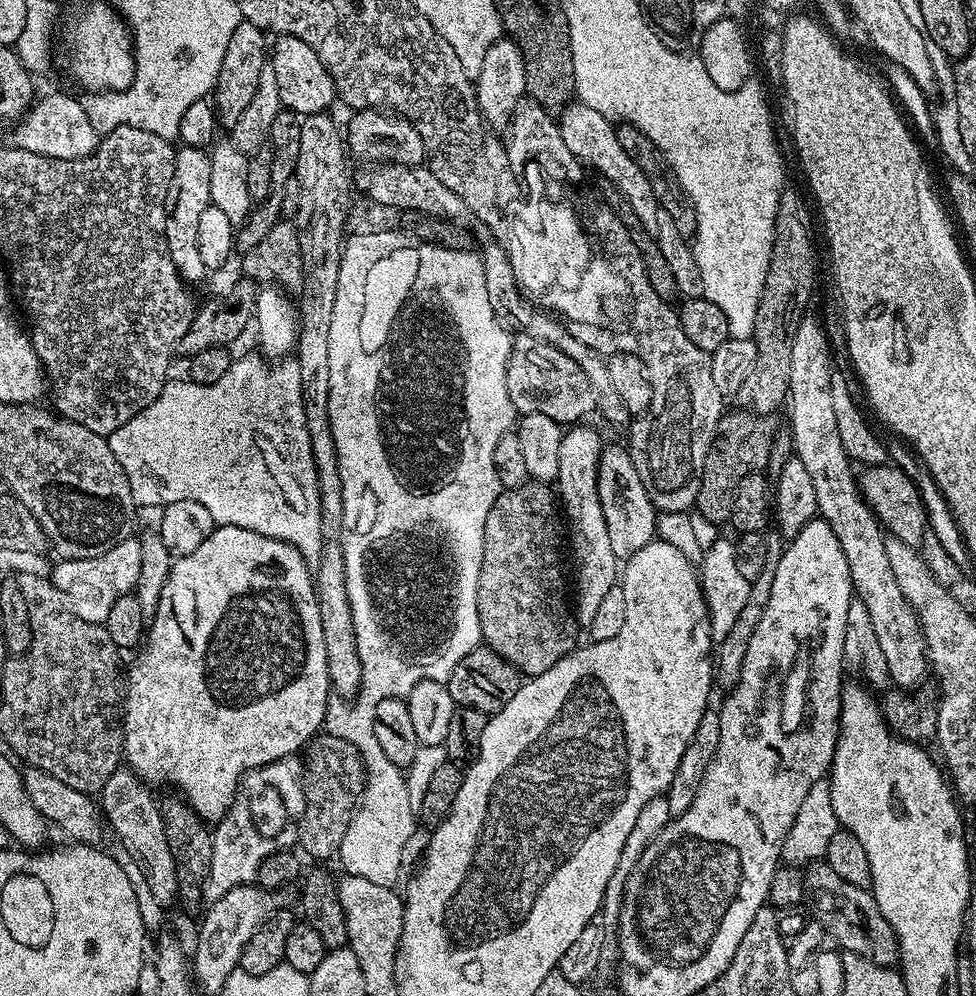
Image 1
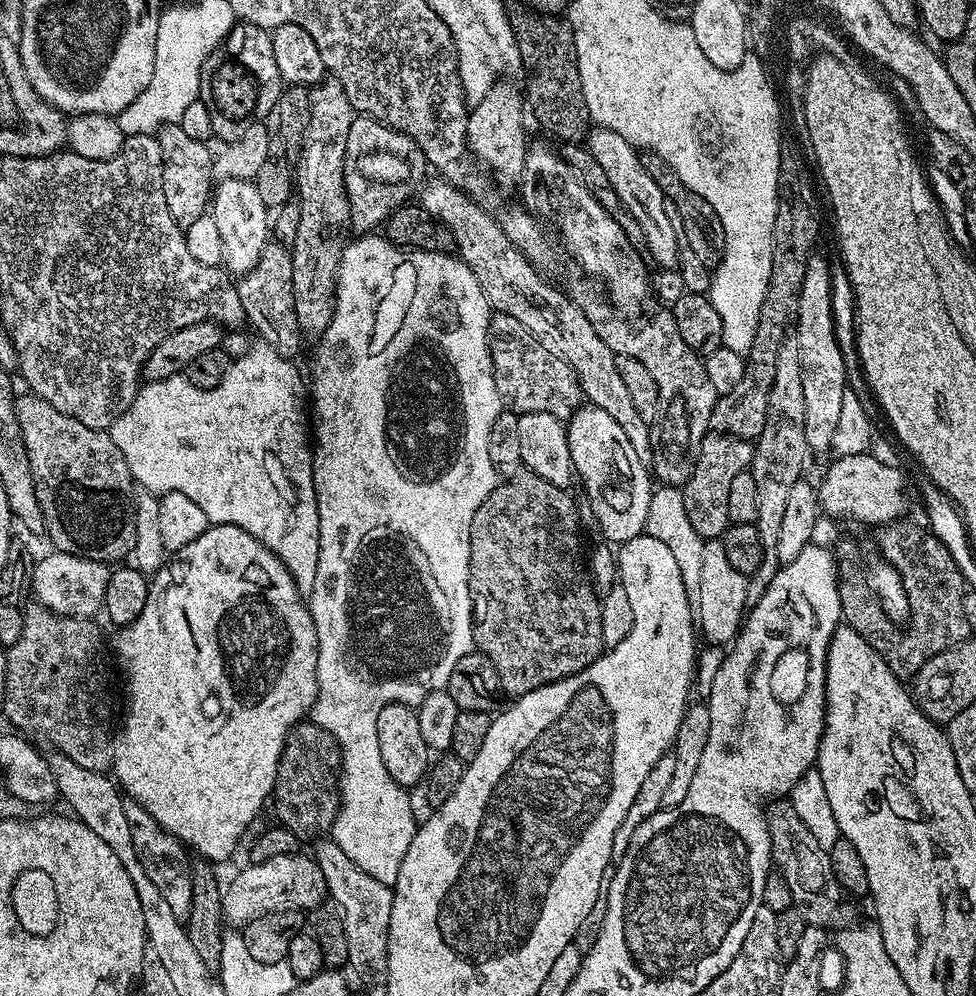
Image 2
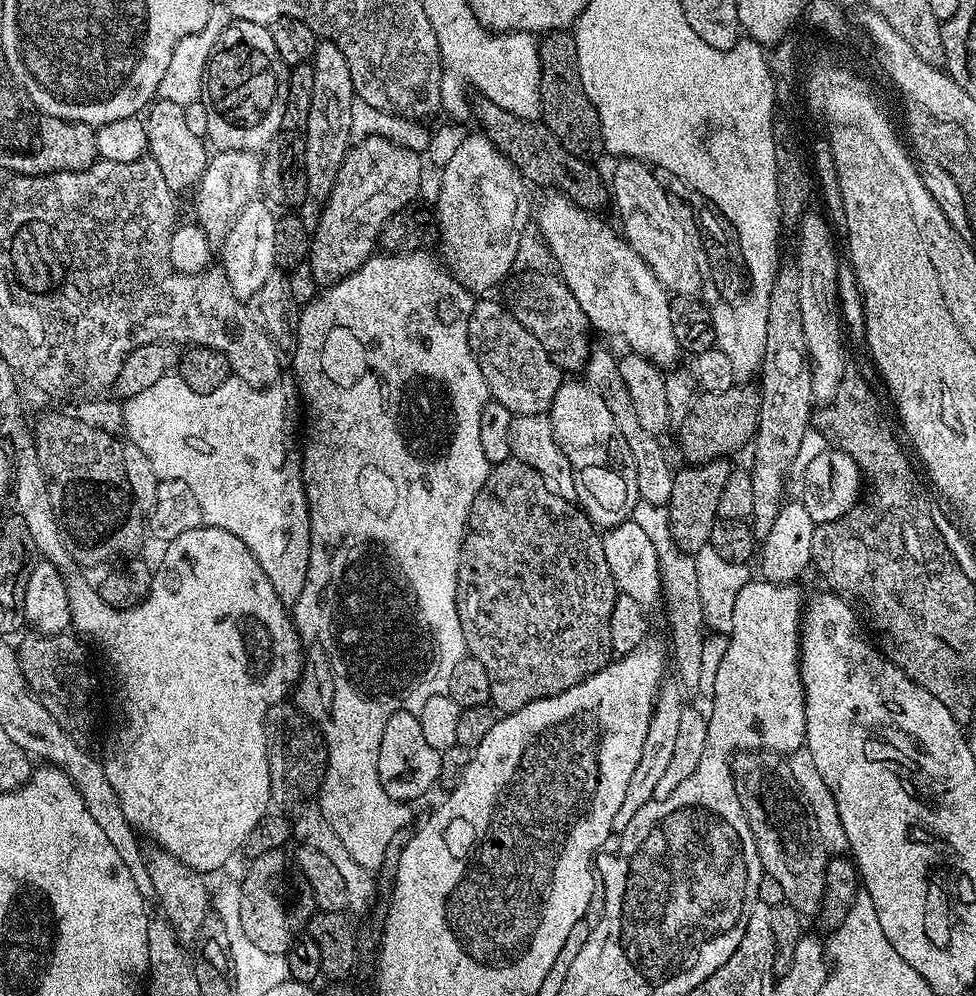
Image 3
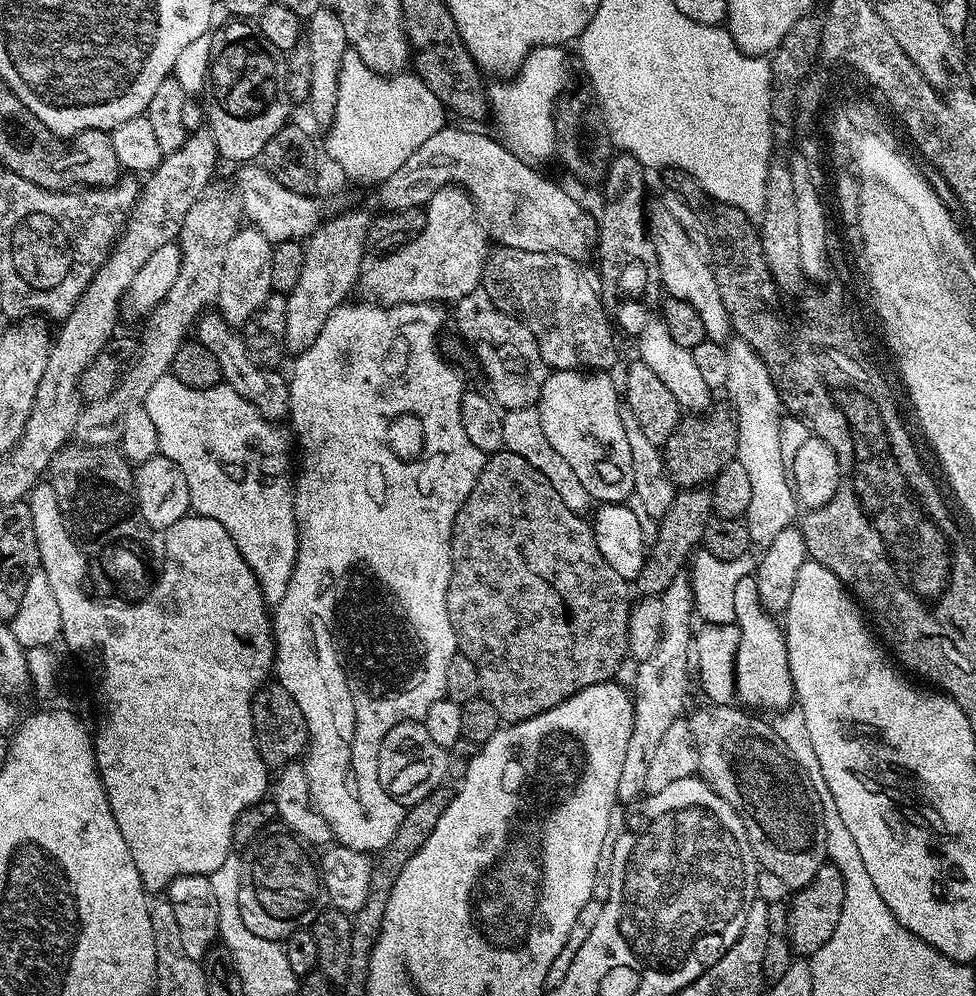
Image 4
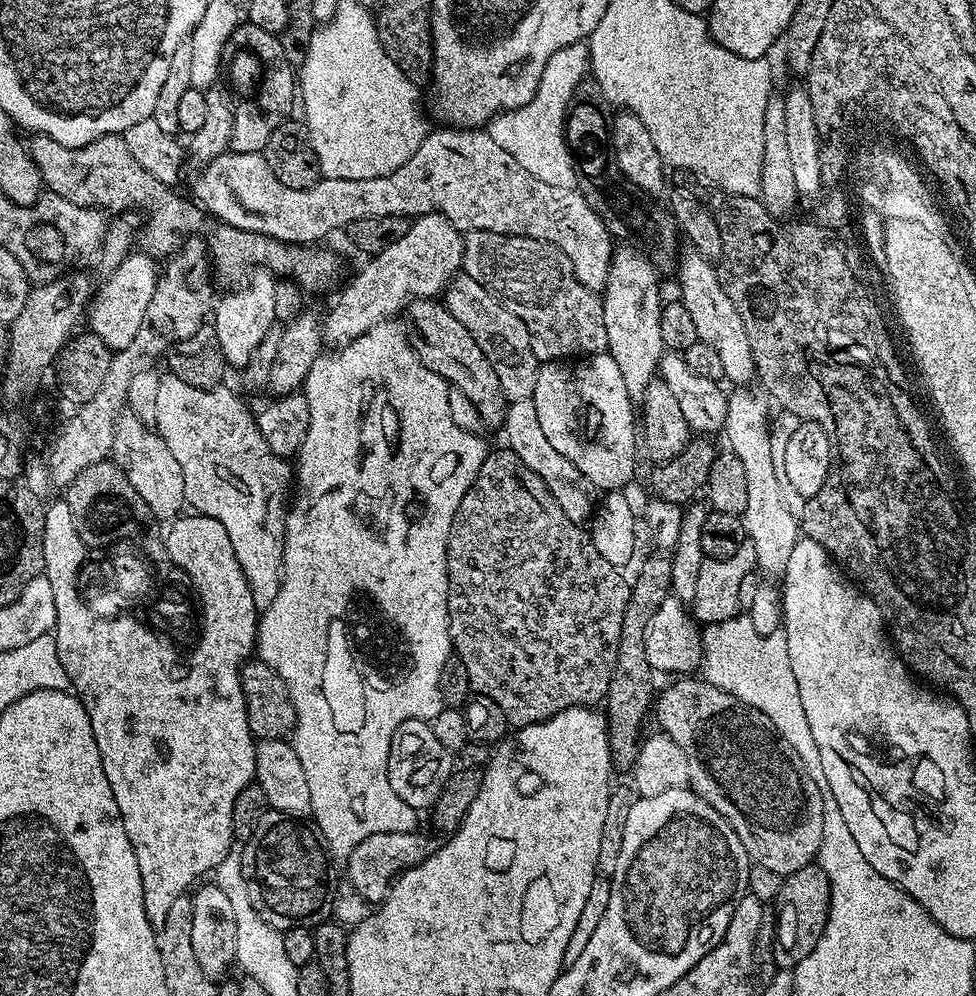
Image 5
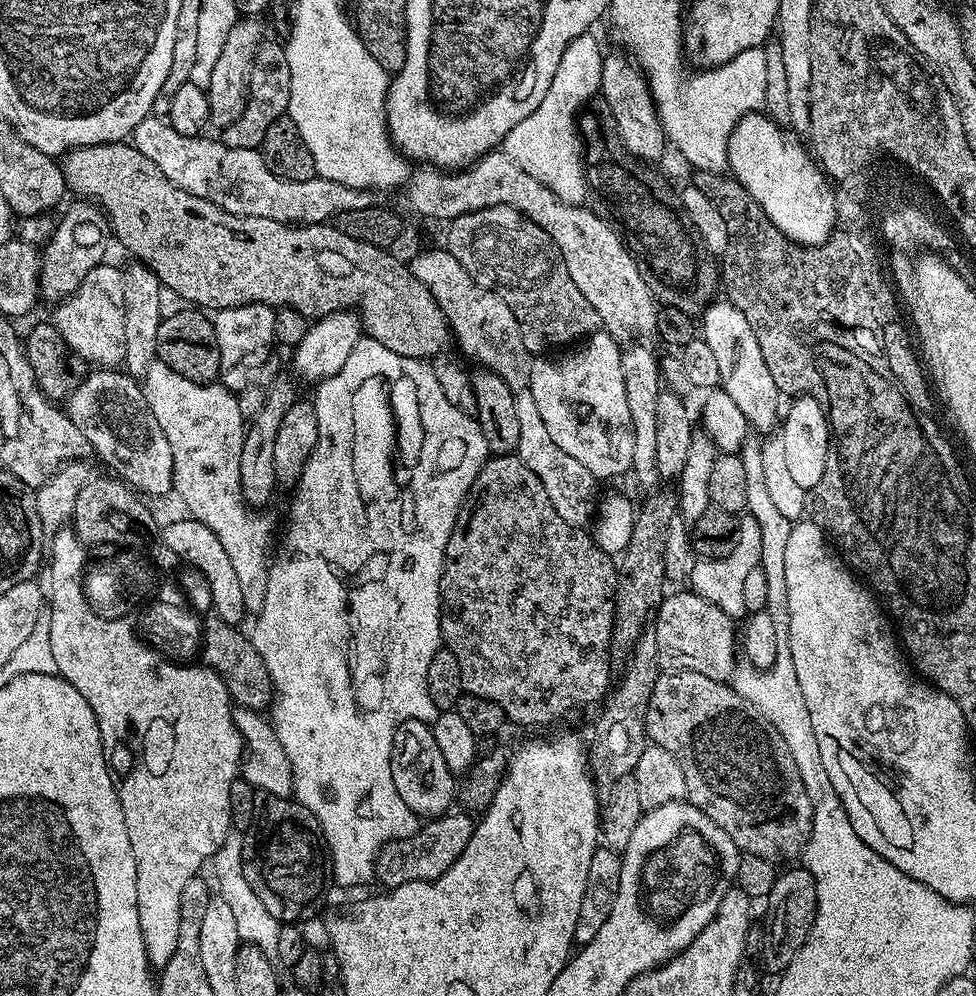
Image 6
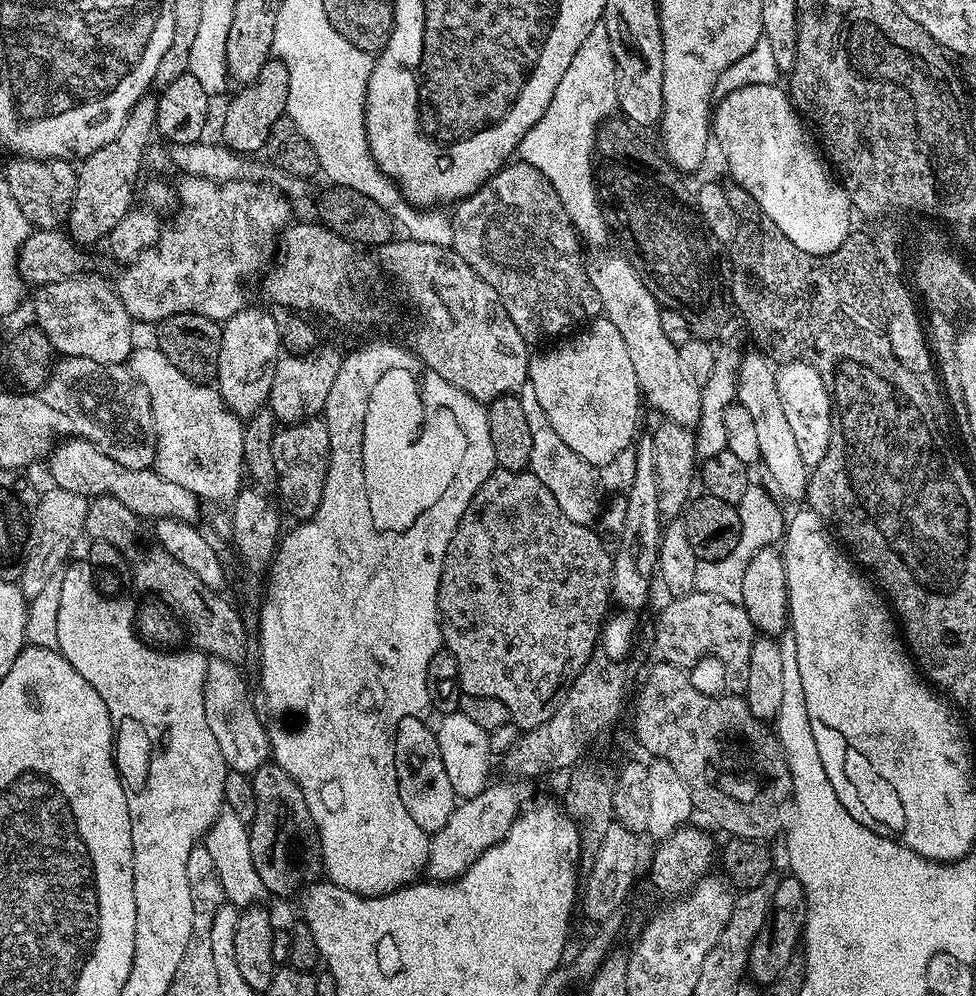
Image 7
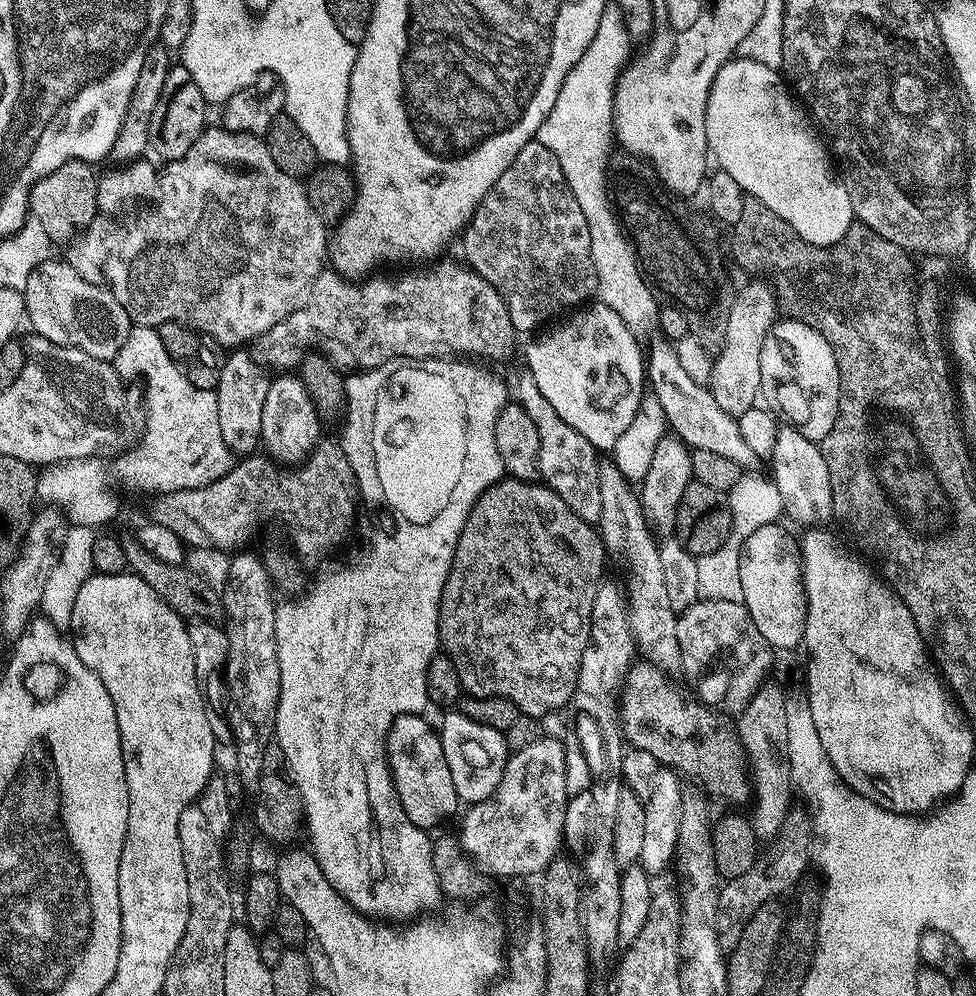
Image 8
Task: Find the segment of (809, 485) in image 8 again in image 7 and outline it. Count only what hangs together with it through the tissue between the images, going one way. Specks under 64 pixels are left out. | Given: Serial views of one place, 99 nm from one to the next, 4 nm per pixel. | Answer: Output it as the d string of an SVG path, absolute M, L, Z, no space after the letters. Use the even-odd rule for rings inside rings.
M756 352L746 353L739 361L736 370L738 374L736 398L754 421L754 427L758 433L760 458L763 467L768 467L768 472L772 475L773 482L776 483L775 491L781 497L784 495L788 500L803 501L808 494L810 468L802 462L802 454L798 454L794 434L790 431L790 421L786 419L786 410L782 410L782 398L778 398L778 386L776 385L776 368L768 365L767 355Z

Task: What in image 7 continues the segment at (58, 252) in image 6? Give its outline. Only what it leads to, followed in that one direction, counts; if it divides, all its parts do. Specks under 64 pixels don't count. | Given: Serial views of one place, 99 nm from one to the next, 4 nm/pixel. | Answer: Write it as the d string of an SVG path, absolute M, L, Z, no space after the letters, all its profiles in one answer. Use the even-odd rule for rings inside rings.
M149 94L138 98L134 110L130 110L126 122L122 124L122 130L118 130L106 146L98 146L94 154L79 161L72 208L66 221L66 231L77 245L96 244L99 240L101 243L133 207L132 183L140 176L140 167L144 164L144 155L148 152L152 136L154 140L157 118L157 97Z

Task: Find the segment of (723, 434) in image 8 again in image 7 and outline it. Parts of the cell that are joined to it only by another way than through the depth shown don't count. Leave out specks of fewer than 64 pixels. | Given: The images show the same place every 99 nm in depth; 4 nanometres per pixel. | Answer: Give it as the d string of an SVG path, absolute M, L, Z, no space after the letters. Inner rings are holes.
M627 255L624 256L600 256L592 265L589 263L586 268L588 281L594 286L603 315L614 322L614 326L618 326L626 342L626 350L630 354L630 362L634 365L634 374L640 383L647 407L649 404L657 408L665 420L673 420L675 424L695 429L700 420L701 385L686 374L678 359L678 347L666 338L662 330L659 321L661 301L654 295L653 289L648 287L637 265Z

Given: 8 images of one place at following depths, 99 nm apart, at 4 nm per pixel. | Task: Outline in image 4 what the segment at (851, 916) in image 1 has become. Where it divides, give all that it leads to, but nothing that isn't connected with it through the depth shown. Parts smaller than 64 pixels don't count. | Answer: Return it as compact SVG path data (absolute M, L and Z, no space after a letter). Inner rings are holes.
M708 702L704 706L693 716L687 717L694 746L698 750L700 779L706 781L710 790L714 790L718 798L722 798L722 802L730 802L730 806L734 806L734 814L742 818L742 826L746 826L746 838L750 838L757 865L763 871L782 878L782 882L786 882L790 890L804 888L828 860L824 813L820 810L820 797L816 795L815 783L792 761L792 755L788 753L782 738L778 738L775 727L769 721L767 724L756 717L759 715L731 703Z

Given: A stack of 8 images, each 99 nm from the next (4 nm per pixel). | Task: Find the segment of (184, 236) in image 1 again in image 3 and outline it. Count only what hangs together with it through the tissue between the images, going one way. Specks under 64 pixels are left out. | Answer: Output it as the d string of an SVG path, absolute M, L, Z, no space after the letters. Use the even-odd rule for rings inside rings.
M157 99L147 109L143 121L148 139L147 155L152 156L154 162L158 162L162 175L166 177L166 186L170 186L173 194L181 194L187 188L188 191L195 189L196 183L206 170L210 152L206 147L205 137L194 134L187 128L184 105Z

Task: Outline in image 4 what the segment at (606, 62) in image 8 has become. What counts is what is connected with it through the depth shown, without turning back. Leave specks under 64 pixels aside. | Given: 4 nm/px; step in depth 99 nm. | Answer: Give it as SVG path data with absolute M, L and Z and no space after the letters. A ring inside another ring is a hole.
M547 44L545 48L533 48L524 60L517 75L507 82L496 82L490 88L490 112L496 116L495 135L508 149L526 163L533 166L544 166L548 159L556 156L556 127L553 114L564 89L563 47Z

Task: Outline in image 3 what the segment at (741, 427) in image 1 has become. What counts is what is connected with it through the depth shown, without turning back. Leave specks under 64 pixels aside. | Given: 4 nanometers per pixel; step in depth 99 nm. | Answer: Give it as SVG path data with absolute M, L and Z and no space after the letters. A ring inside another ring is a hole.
M727 459L711 460L705 464L684 466L674 475L674 490L670 490L667 502L669 512L670 534L674 542L684 552L694 554L710 545L710 534L718 519L718 502L722 502L722 489L726 486L726 478L734 470Z

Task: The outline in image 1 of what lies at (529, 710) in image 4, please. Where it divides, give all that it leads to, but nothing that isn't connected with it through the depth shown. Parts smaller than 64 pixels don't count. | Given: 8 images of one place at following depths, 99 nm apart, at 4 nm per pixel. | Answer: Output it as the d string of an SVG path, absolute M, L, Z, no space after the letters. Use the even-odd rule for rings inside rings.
M529 479L527 482L518 485L516 488L509 488L501 491L499 498L490 506L490 514L486 514L486 530L482 534L482 570L478 582L478 622L480 623L480 634L483 643L492 651L497 652L506 662L516 667L517 672L525 677L531 678L550 670L554 662L566 658L577 647L576 628L578 621L570 607L570 592L564 589L564 568L560 565L560 536L562 540L562 512L558 507L558 496L552 492L547 483L539 480Z

